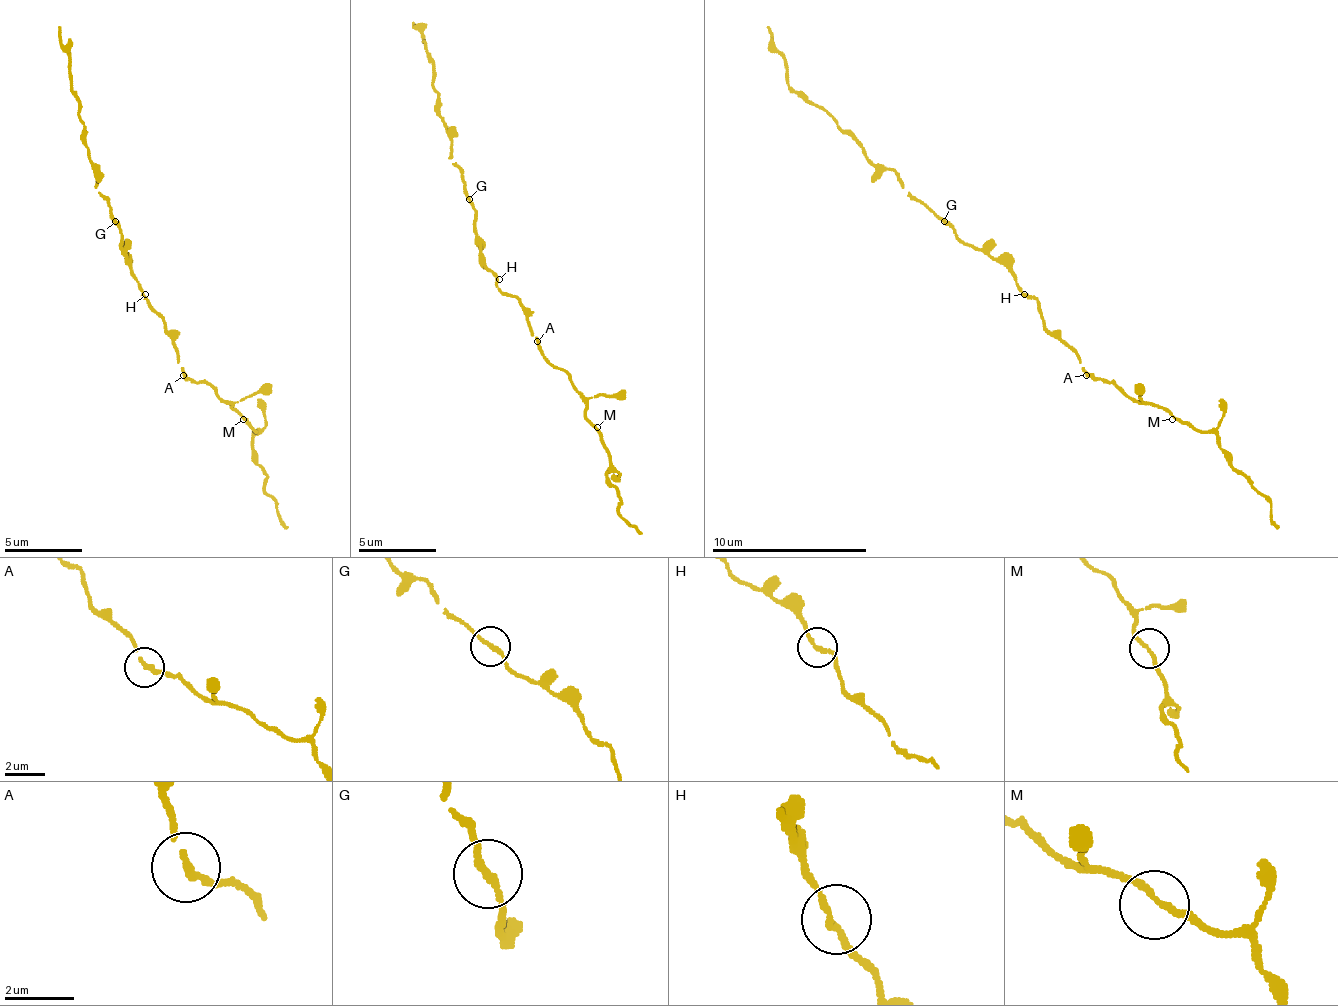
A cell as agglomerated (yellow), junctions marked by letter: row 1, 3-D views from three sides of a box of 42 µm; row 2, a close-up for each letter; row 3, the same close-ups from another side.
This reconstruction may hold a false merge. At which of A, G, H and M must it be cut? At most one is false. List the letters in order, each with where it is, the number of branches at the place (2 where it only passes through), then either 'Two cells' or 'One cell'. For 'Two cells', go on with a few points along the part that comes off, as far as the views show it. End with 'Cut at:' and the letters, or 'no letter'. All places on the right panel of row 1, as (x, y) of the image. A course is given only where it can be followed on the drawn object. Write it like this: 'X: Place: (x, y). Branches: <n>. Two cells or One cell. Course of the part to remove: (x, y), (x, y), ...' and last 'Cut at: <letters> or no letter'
A: Place: (1086, 375). Branches: 2. One cell
G: Place: (944, 221). Branches: 2. One cell
H: Place: (1024, 294). Branches: 2. One cell
M: Place: (1172, 419). Branches: 2. One cell
Cut at: no letter

